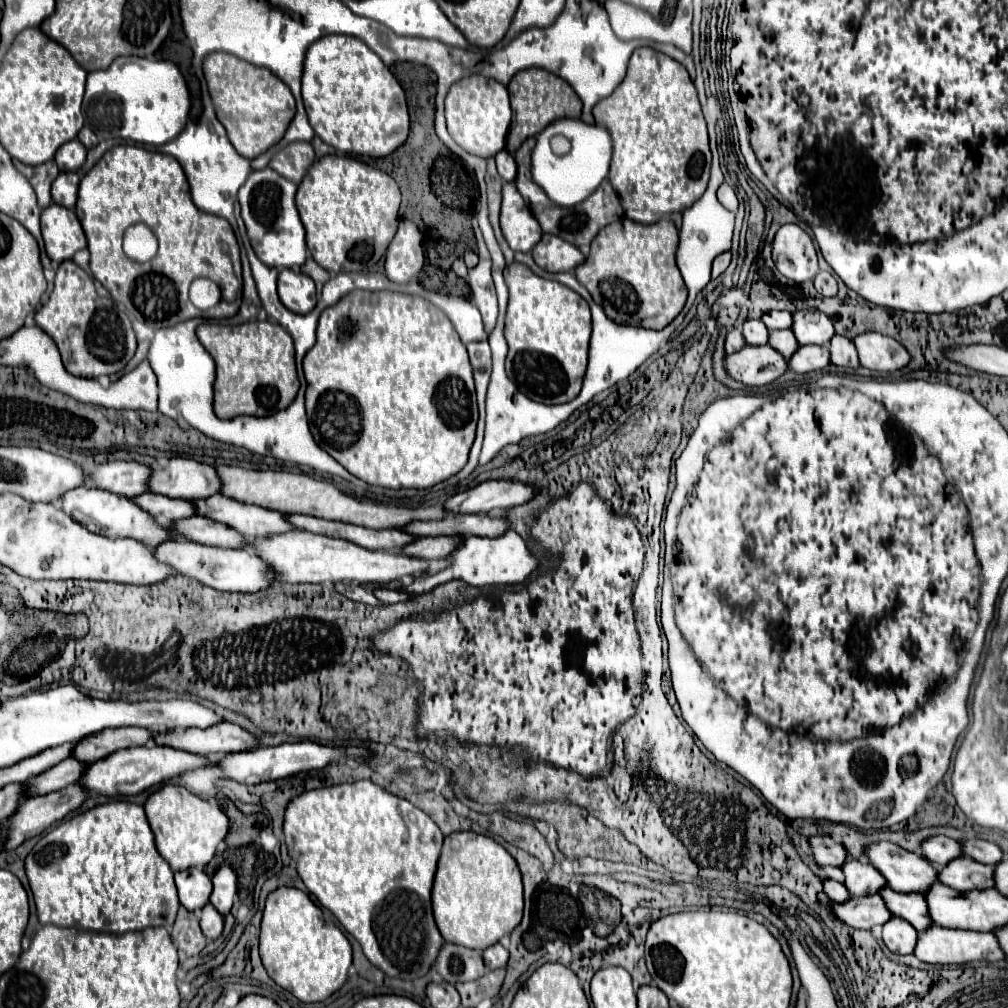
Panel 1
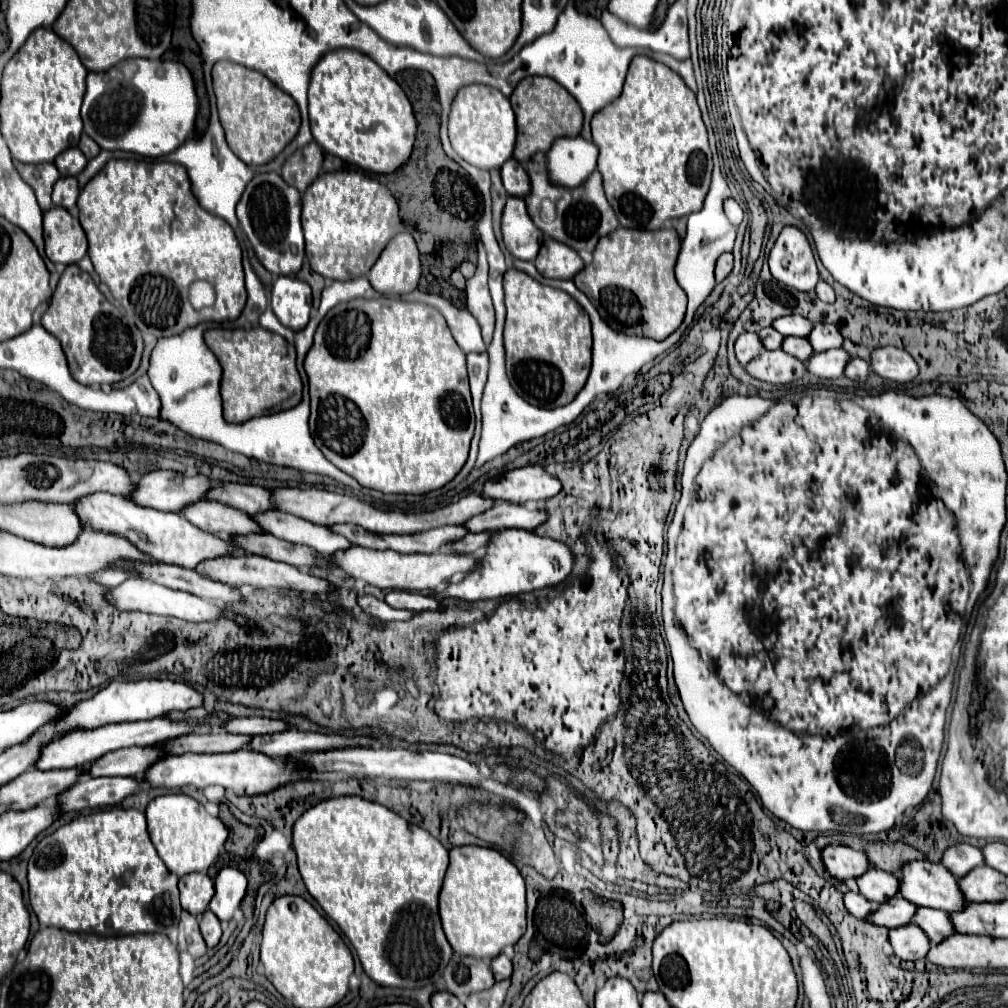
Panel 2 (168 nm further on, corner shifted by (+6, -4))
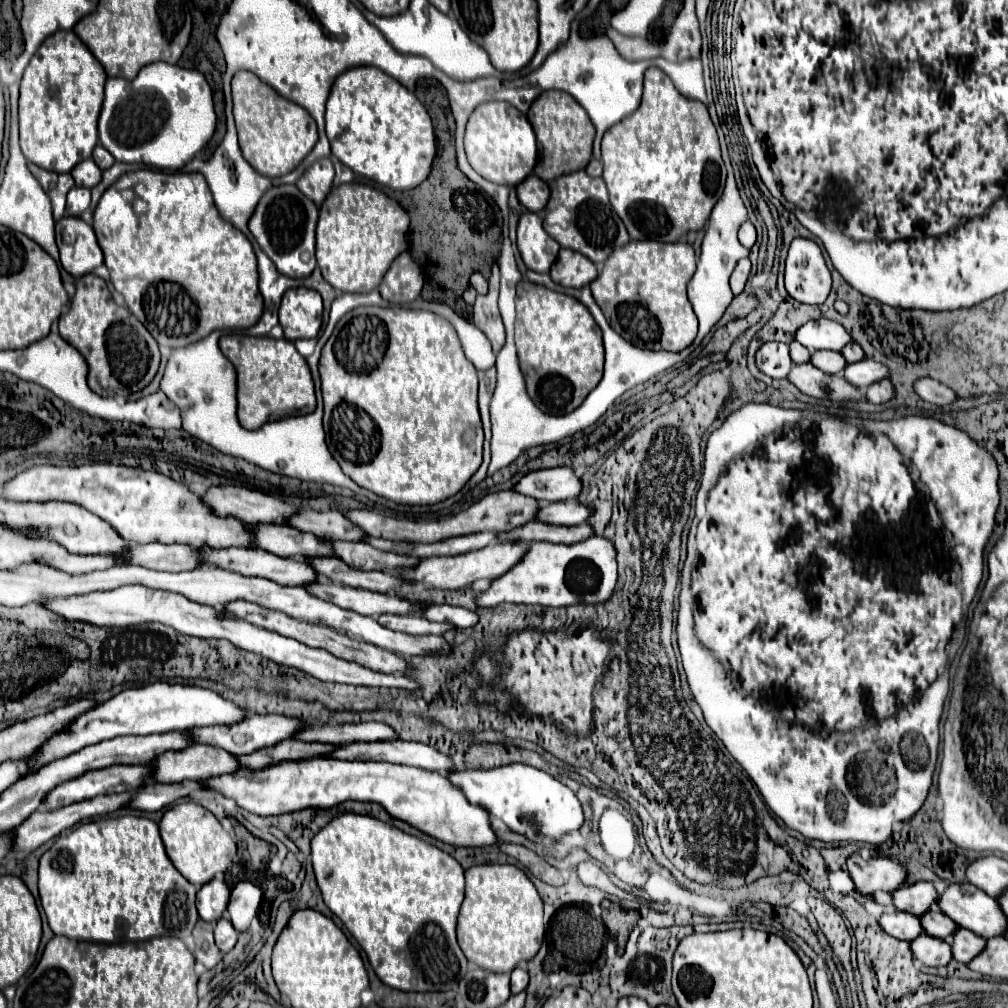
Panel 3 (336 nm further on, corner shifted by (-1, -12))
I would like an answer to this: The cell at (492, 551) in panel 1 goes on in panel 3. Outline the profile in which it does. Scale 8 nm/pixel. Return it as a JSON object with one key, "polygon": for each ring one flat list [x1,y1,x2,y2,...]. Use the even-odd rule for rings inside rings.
{"polygon":[[594,536,576,544,552,544,552,542,530,542,524,558,506,574,492,580,476,604,492,608,504,602,510,604,540,604,540,606,570,606,578,602,606,602,616,586,616,552,614,546]]}

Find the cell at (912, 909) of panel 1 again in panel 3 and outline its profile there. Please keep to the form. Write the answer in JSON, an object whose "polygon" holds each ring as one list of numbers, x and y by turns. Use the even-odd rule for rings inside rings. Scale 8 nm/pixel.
{"polygon":[[960,928,960,932,956,932,956,936,952,936,952,956,956,962,962,962,962,964,966,964,974,956,978,956,984,946,986,946,986,940,966,928]]}

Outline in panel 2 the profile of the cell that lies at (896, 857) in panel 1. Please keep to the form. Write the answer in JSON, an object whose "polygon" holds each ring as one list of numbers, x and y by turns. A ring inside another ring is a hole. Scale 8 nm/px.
{"polygon":[[913,860,903,866,901,896,917,906,961,912,967,904,957,876,953,876,943,864,931,864,927,860]]}

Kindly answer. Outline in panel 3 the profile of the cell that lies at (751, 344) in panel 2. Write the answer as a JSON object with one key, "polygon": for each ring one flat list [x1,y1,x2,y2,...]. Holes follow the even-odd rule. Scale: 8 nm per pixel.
{"polygon":[[764,342,756,352,756,366,770,378,786,378,792,368,788,346,782,342]]}

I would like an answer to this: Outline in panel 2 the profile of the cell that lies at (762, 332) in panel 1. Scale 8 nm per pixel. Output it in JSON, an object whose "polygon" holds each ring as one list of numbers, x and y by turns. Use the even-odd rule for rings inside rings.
{"polygon":[[763,328,761,332,759,332,759,336,761,336,761,342,765,344,765,348,767,350,777,350,777,348,781,348,781,344,783,344,783,334,779,334,775,328]]}

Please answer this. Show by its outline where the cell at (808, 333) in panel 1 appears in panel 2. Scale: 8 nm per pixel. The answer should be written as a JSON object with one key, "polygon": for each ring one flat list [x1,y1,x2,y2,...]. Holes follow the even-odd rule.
{"polygon":[[815,324,813,332,809,334,809,340,817,352,843,346,843,336,835,326,829,326,829,324]]}

